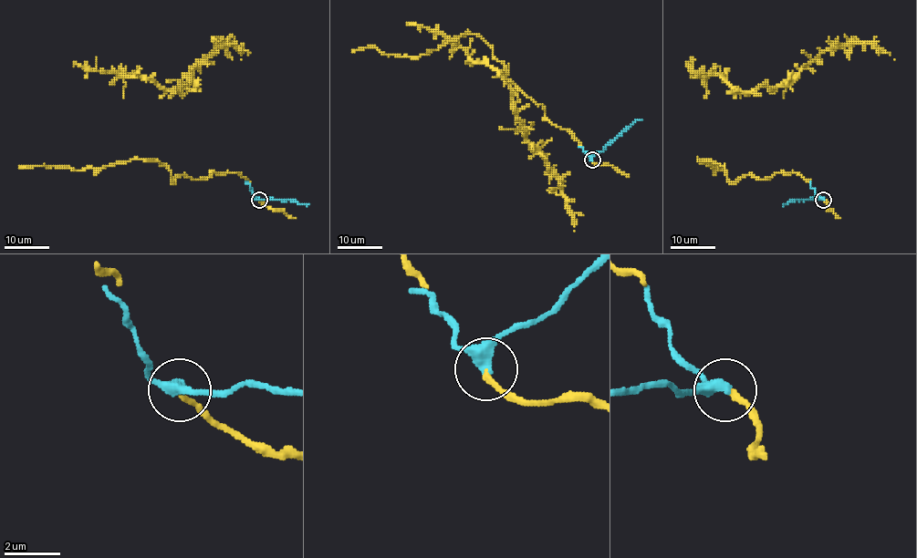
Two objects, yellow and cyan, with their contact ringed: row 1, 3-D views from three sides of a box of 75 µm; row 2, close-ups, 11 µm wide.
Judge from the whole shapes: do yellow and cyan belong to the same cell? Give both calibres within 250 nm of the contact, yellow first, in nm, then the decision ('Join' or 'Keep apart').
Thickness 220 nm (yellow) against 380 nm. Join

